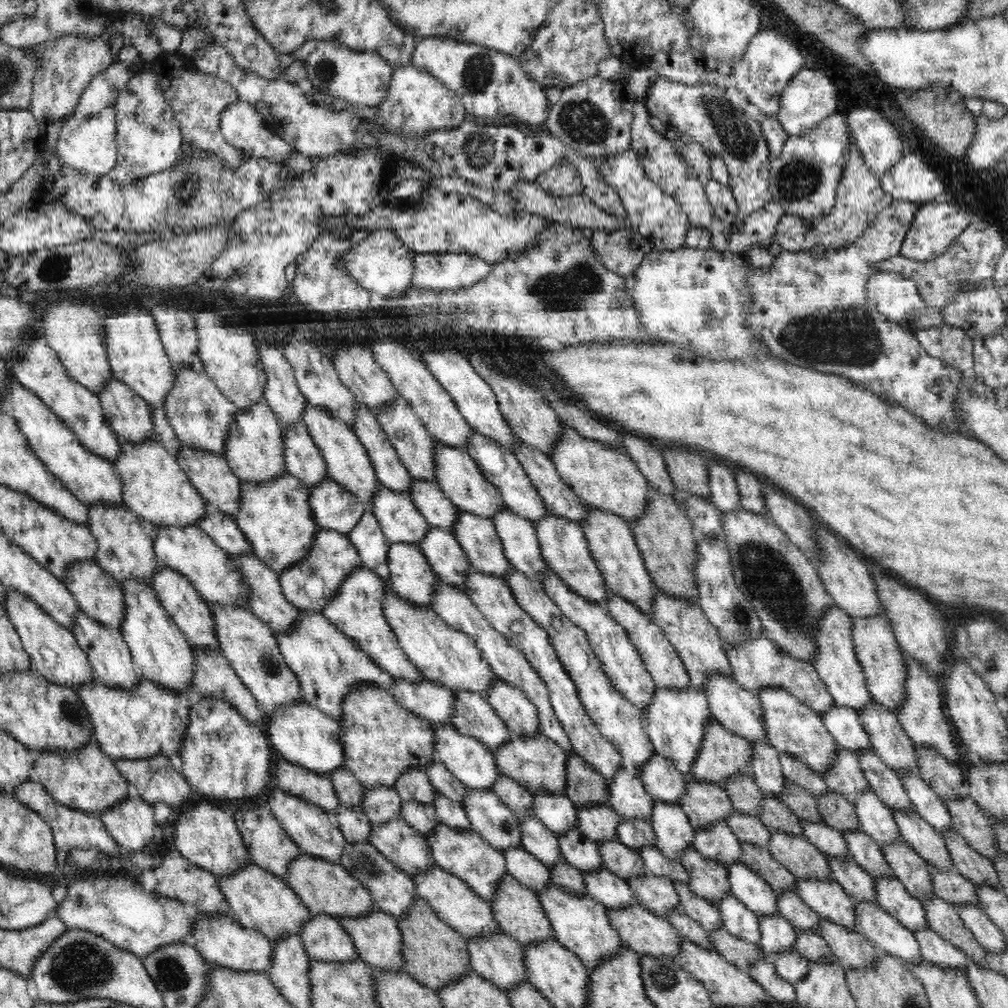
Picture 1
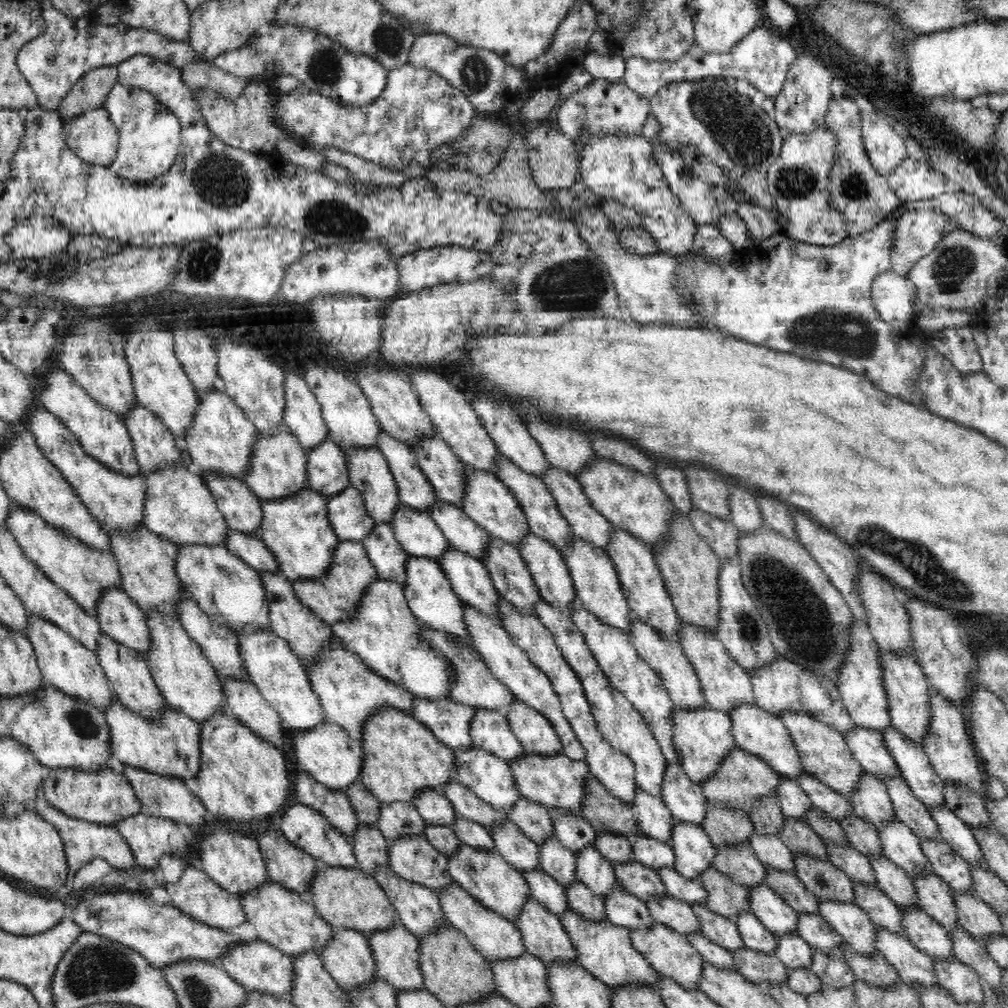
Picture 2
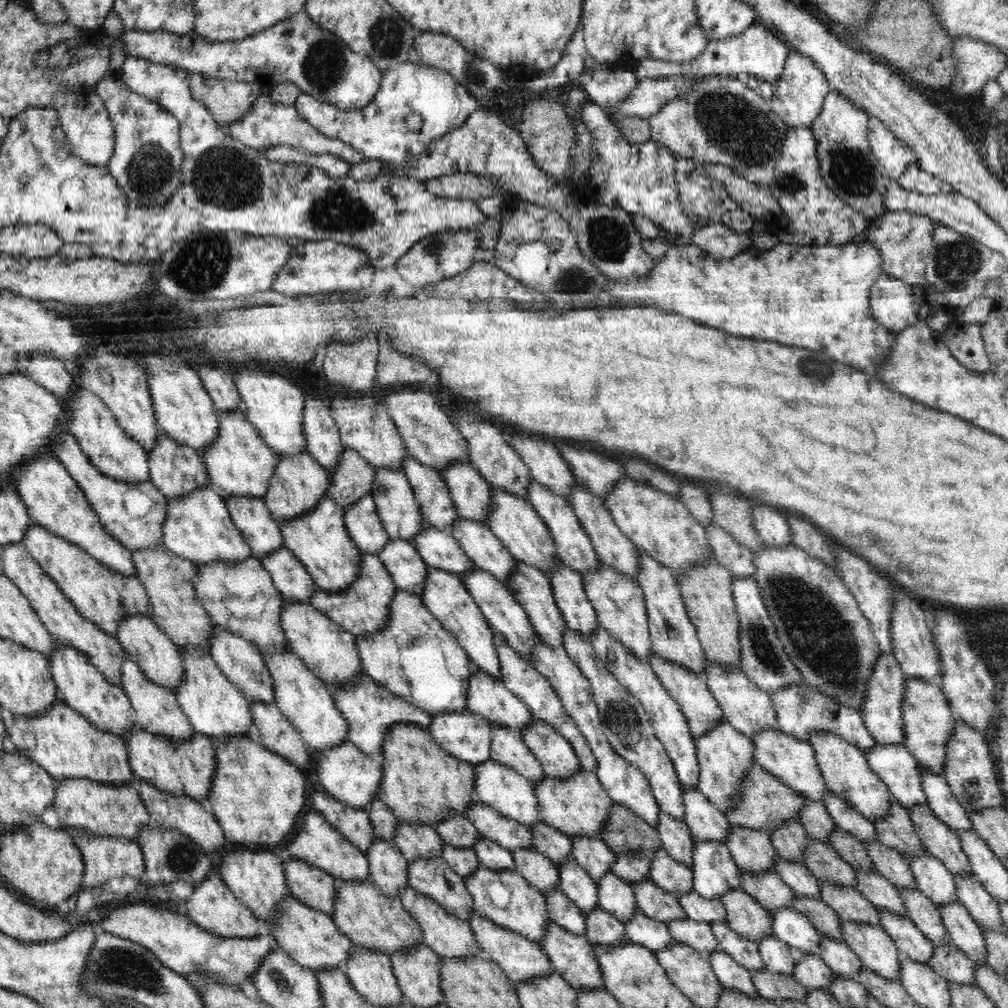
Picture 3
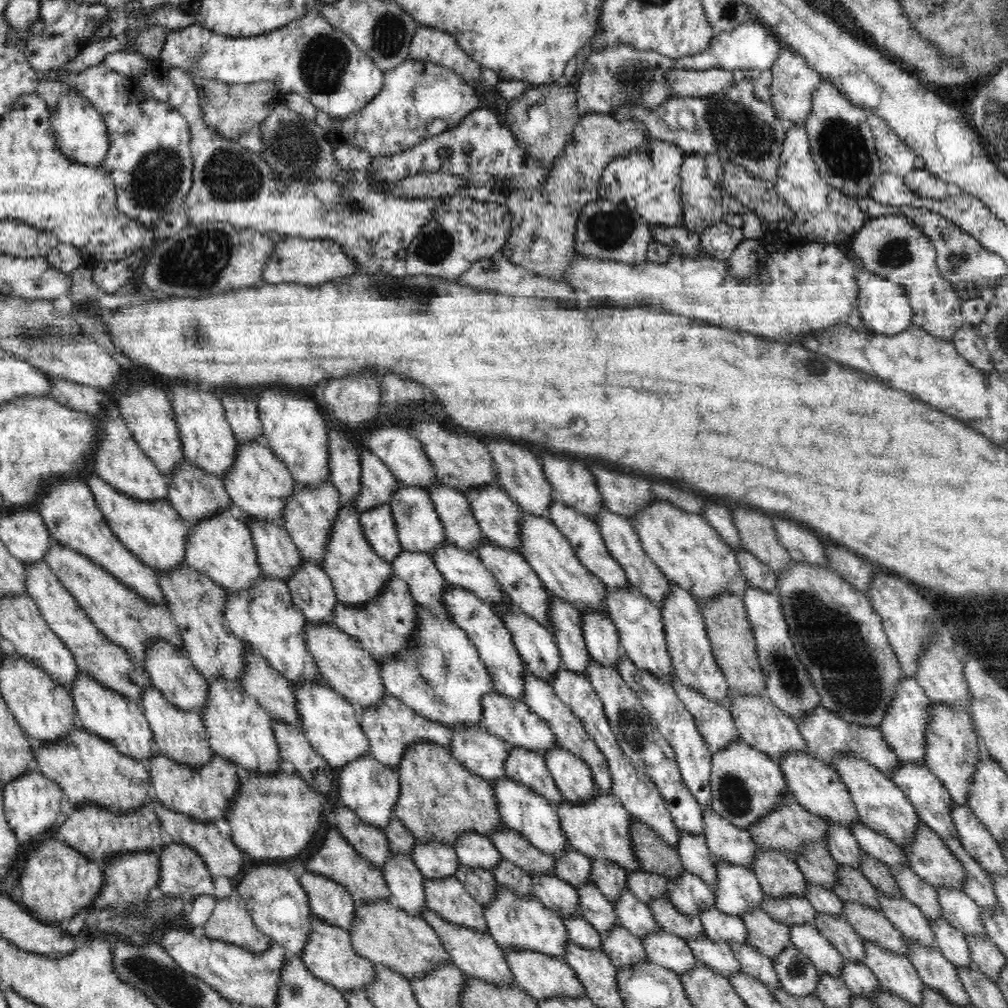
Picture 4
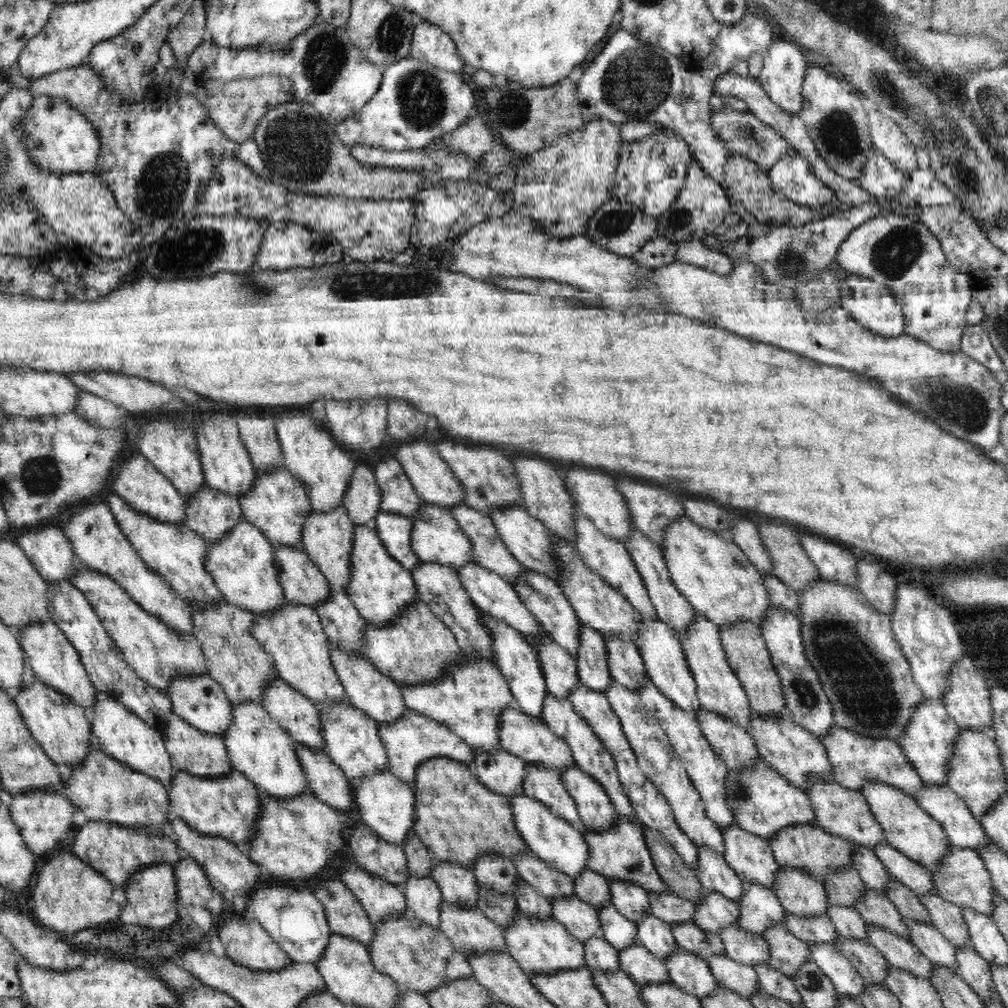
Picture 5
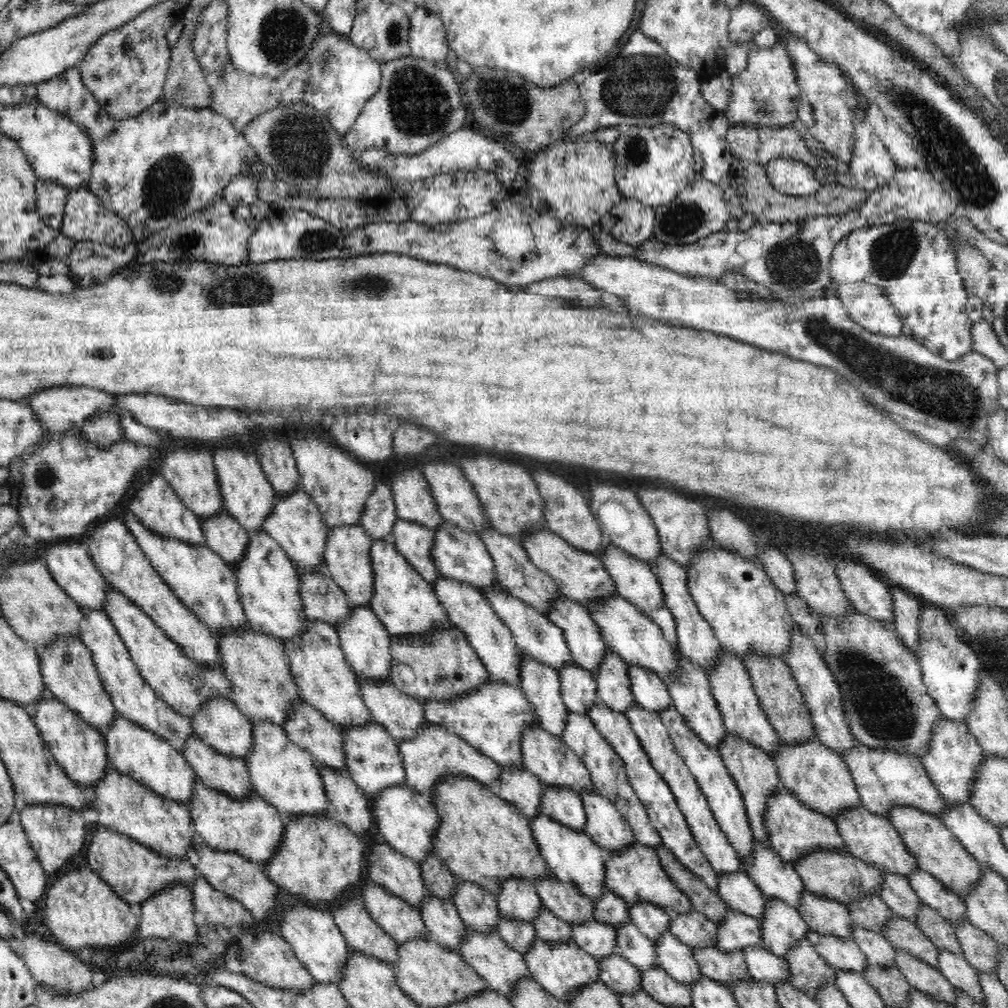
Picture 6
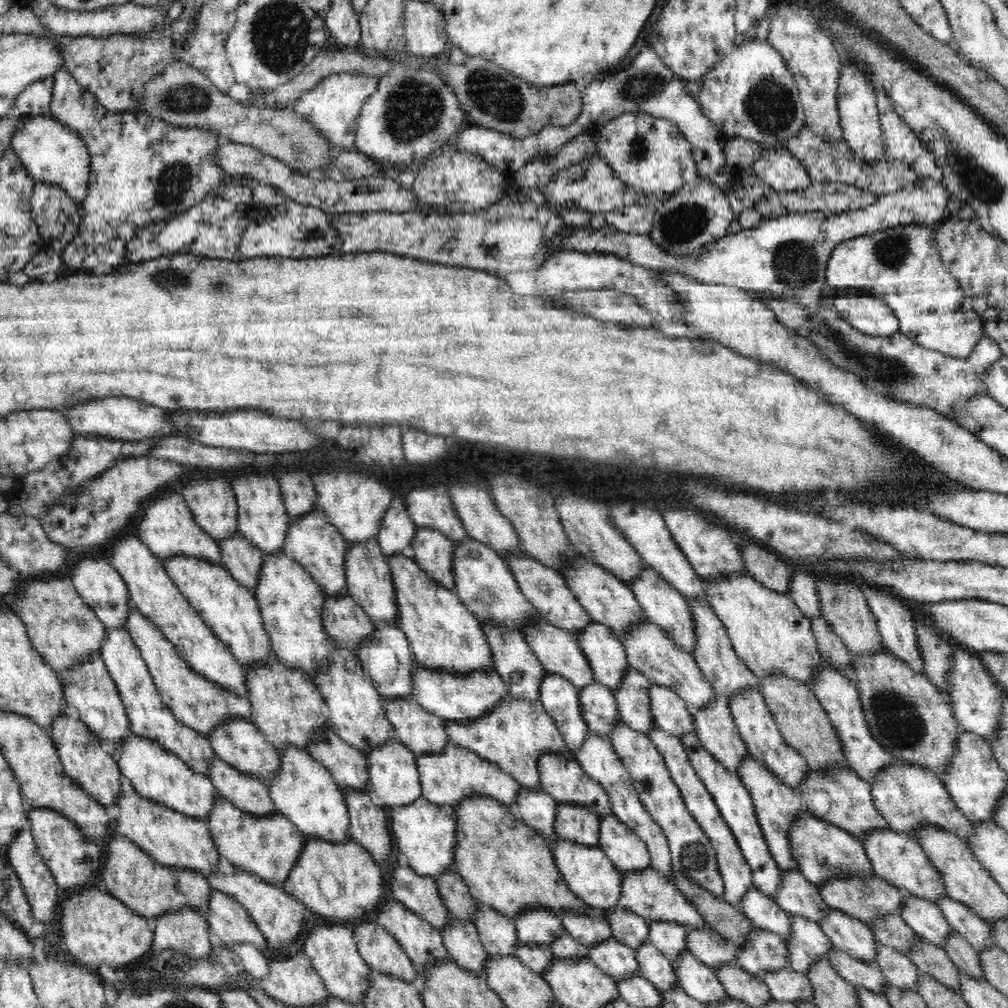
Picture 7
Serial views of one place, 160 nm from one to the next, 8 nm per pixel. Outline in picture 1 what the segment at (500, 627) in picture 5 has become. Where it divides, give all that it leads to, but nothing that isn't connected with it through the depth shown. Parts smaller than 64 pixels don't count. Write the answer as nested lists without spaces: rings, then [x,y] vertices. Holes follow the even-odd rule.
[[[390,543],[387,565],[392,589],[398,597],[431,609],[433,586],[438,576],[428,564],[422,549],[412,543]]]

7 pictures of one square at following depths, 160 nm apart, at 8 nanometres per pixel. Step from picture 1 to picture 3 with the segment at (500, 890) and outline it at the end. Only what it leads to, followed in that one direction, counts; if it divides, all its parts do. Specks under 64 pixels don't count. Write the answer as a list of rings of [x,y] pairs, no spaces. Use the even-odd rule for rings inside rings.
[[[548,921],[545,926],[545,935],[538,942],[541,949],[547,954],[555,972],[558,973],[564,981],[577,990],[602,990],[604,987],[604,978],[601,977],[600,965],[598,964],[593,945],[587,939],[587,936],[578,935],[562,928],[554,921]]]

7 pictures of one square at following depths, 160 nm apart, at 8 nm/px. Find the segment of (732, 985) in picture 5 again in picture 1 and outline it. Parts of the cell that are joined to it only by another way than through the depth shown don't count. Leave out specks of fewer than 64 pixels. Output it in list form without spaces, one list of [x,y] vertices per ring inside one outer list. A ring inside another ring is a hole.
[[[646,872],[643,875],[634,875],[625,881],[633,892],[634,900],[653,913],[667,916],[671,910],[680,907],[673,882],[666,876]]]

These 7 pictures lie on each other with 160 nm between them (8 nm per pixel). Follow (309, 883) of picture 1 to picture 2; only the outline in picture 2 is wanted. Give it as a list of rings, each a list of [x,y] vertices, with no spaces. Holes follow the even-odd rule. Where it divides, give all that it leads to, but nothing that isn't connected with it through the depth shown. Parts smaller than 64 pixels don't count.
[[[318,864],[307,899],[316,907],[316,912],[333,926],[334,932],[341,929],[354,929],[361,933],[382,931],[396,923],[401,924],[401,918],[389,902],[384,889],[373,876],[360,868]]]

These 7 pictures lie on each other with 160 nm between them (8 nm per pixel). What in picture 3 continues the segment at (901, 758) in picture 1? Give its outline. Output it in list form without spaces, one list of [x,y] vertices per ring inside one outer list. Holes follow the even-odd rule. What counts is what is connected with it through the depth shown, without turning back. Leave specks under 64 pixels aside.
[[[922,767],[922,789],[928,799],[927,806],[940,819],[945,822],[954,832],[975,831],[972,828],[968,811],[958,802],[952,793],[951,787],[943,776],[933,774],[930,770]]]

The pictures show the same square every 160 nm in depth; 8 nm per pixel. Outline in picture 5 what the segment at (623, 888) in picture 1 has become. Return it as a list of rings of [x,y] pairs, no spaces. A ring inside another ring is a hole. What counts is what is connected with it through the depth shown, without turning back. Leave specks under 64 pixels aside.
[[[674,949],[663,963],[671,980],[690,996],[707,997],[719,986],[706,960],[686,949]]]

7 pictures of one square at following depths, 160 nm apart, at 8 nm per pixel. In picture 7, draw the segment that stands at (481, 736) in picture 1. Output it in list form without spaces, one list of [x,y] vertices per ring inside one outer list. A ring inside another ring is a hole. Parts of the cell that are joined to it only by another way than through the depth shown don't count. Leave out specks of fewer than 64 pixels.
[[[557,801],[553,827],[562,840],[585,846],[599,846],[600,819],[590,809]]]

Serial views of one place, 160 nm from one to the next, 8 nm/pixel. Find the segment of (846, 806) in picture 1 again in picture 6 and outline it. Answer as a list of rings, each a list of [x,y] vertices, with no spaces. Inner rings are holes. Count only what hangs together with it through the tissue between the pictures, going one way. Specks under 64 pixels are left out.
[[[967,918],[953,927],[964,958],[976,972],[997,974],[995,966],[999,952],[996,941],[983,930],[976,928]]]

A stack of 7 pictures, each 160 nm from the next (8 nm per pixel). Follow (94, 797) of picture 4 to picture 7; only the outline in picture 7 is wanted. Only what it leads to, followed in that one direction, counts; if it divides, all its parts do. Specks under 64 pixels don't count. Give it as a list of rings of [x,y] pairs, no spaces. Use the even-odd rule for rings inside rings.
[[[137,791],[120,793],[115,800],[120,817],[116,819],[116,830],[130,839],[141,850],[148,853],[158,863],[167,867],[190,869],[197,873],[218,871],[218,857],[207,821],[196,817],[186,817],[182,813],[164,807],[163,803],[148,800]]]

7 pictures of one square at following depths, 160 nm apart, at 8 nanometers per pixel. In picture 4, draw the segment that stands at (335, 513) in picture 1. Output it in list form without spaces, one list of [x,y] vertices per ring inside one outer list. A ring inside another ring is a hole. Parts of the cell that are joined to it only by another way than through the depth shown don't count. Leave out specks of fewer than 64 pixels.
[[[388,504],[365,510],[360,515],[360,524],[369,545],[382,560],[391,563],[404,551]]]

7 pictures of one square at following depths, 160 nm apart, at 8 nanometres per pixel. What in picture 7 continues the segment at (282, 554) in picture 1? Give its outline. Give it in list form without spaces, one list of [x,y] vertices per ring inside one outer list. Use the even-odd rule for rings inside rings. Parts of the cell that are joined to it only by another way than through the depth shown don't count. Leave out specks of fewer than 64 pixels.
[[[400,553],[388,555],[398,609],[397,626],[409,642],[413,658],[420,665],[446,673],[471,673],[493,668],[492,653],[477,616],[464,606],[456,591],[432,580],[415,559]]]

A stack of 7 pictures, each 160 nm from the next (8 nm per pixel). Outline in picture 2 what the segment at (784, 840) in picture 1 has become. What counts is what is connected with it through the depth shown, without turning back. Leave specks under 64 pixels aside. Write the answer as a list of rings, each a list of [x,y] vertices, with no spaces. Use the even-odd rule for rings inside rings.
[[[807,854],[793,856],[795,874],[819,899],[855,902],[851,878],[833,862]]]

